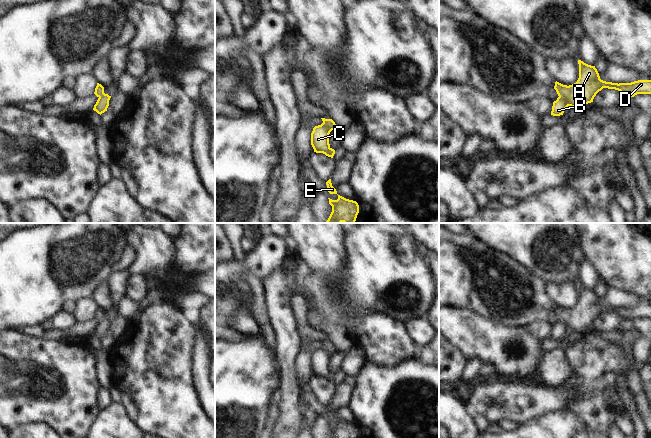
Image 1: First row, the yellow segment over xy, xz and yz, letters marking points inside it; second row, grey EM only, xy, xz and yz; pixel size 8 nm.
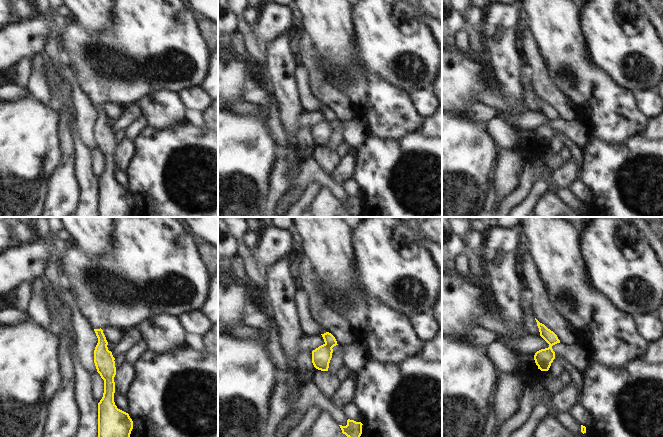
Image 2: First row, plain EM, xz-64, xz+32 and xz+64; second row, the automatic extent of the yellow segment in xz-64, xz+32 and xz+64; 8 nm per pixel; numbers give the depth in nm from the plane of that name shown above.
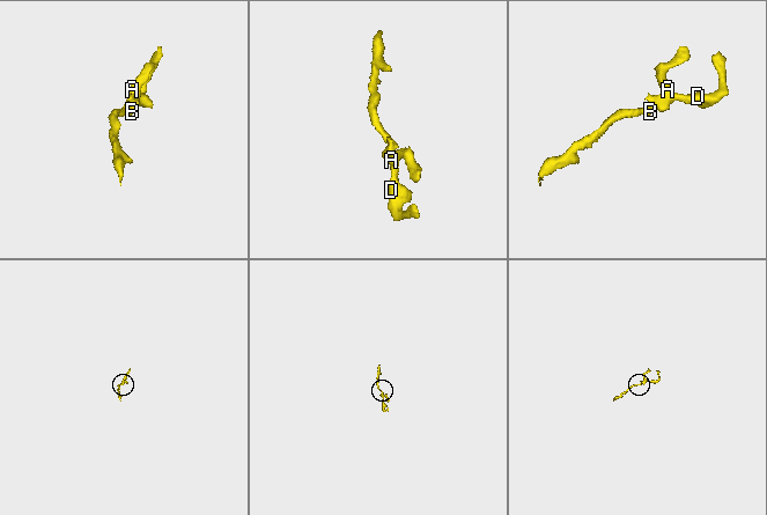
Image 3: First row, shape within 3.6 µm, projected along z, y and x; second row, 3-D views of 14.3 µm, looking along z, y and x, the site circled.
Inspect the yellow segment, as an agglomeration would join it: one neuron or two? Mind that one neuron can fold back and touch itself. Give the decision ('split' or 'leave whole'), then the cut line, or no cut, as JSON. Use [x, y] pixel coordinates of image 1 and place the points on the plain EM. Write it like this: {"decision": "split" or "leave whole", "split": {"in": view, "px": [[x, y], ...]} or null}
{"decision": "split", "split": {"in": "yz", "px": [[559, 320], [563, 320], [568, 329]]}}

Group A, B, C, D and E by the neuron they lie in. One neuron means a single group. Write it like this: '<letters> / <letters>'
A C D E / B

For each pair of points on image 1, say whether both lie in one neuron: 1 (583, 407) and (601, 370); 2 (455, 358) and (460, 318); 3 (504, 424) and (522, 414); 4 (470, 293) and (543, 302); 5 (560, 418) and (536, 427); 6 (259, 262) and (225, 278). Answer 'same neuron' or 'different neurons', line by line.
1: same neuron
2: different neurons
3: different neurons
4: same neuron
5: same neuron
6: same neuron

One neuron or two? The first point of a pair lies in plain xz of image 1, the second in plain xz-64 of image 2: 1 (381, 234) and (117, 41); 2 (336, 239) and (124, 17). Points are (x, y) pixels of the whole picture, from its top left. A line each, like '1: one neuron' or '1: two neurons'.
1: one neuron
2: two neurons

